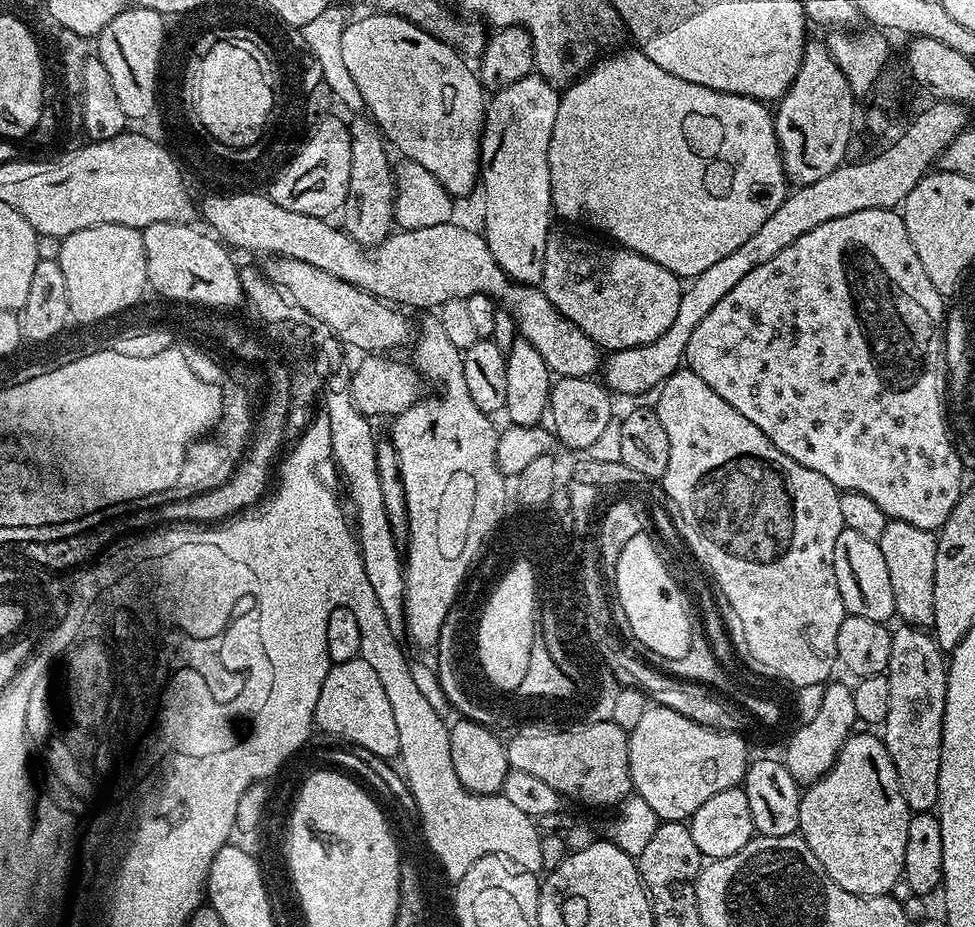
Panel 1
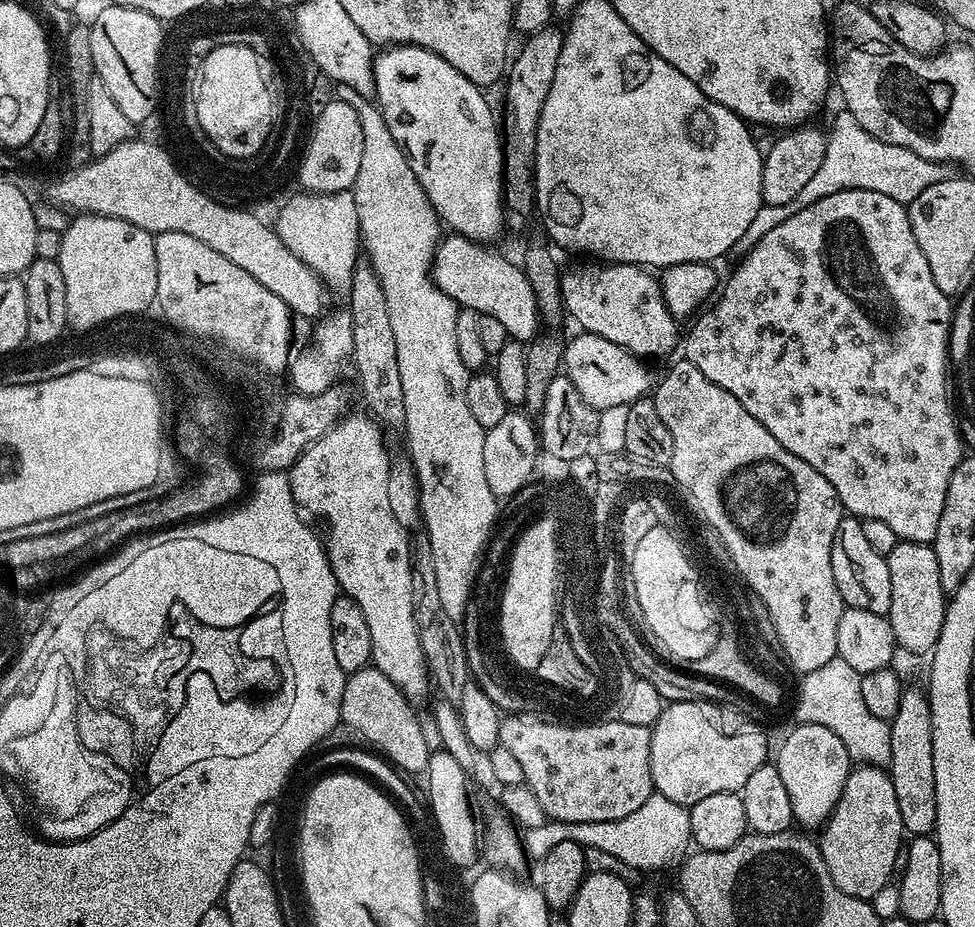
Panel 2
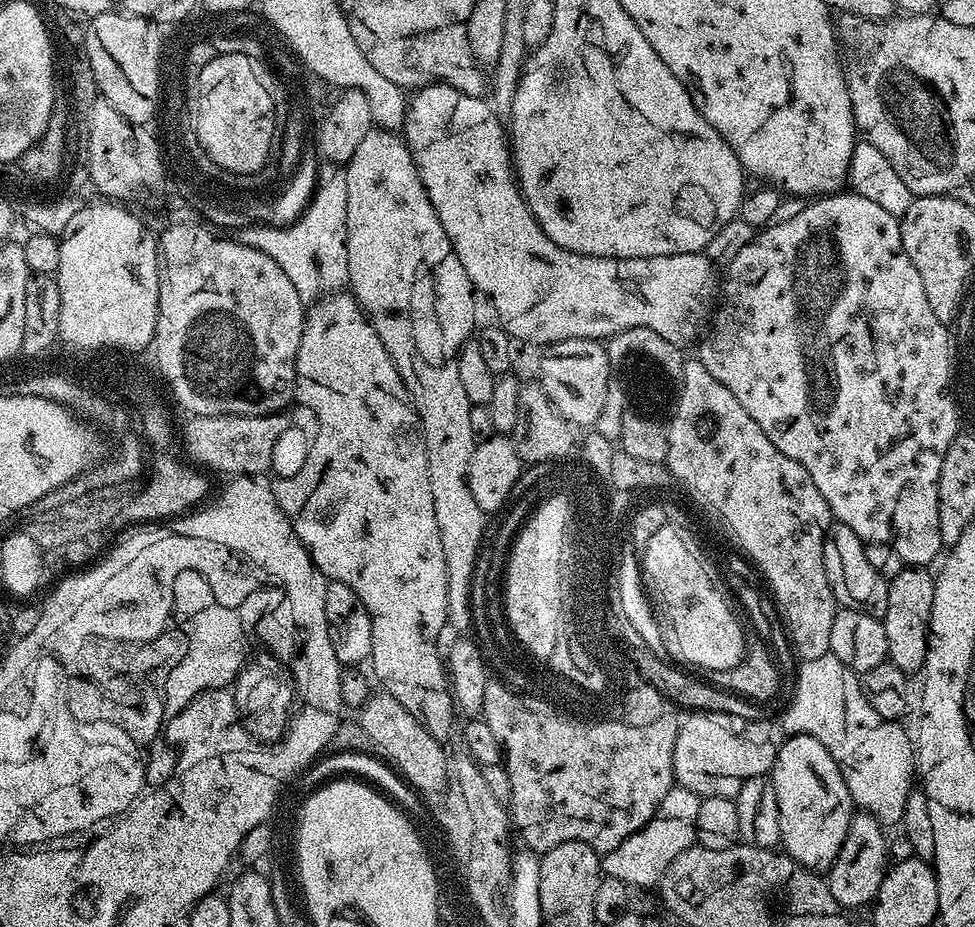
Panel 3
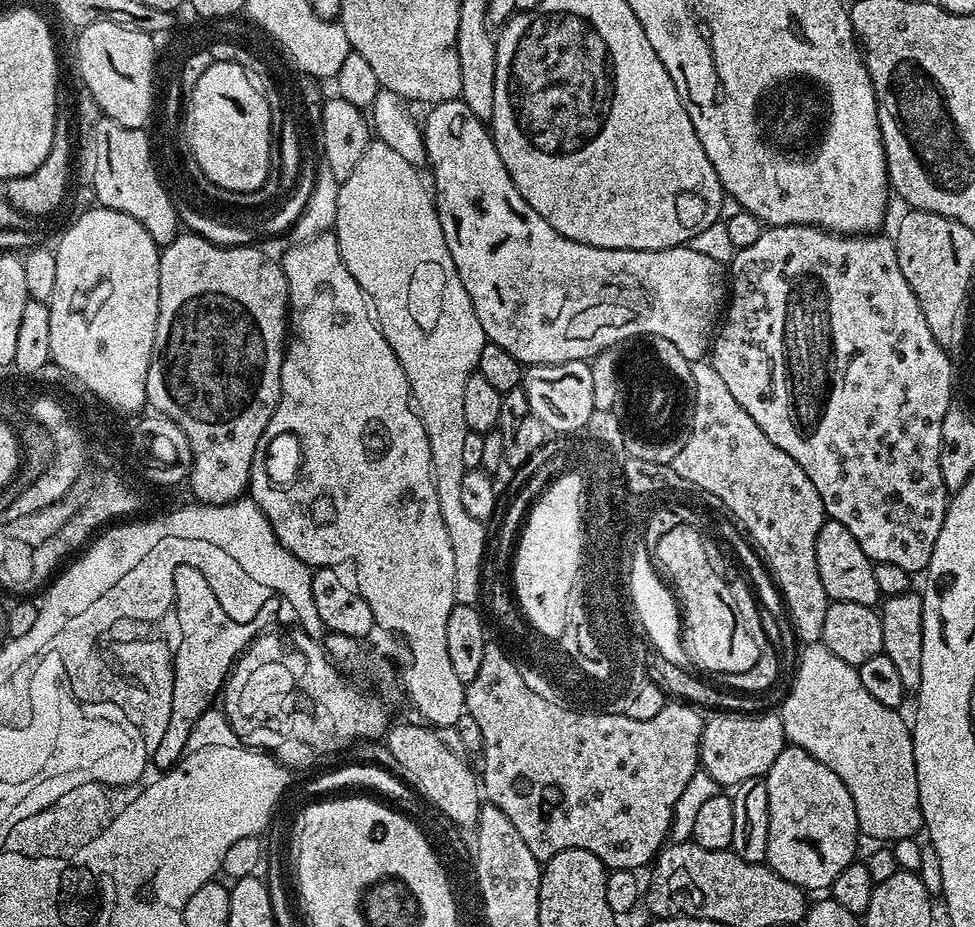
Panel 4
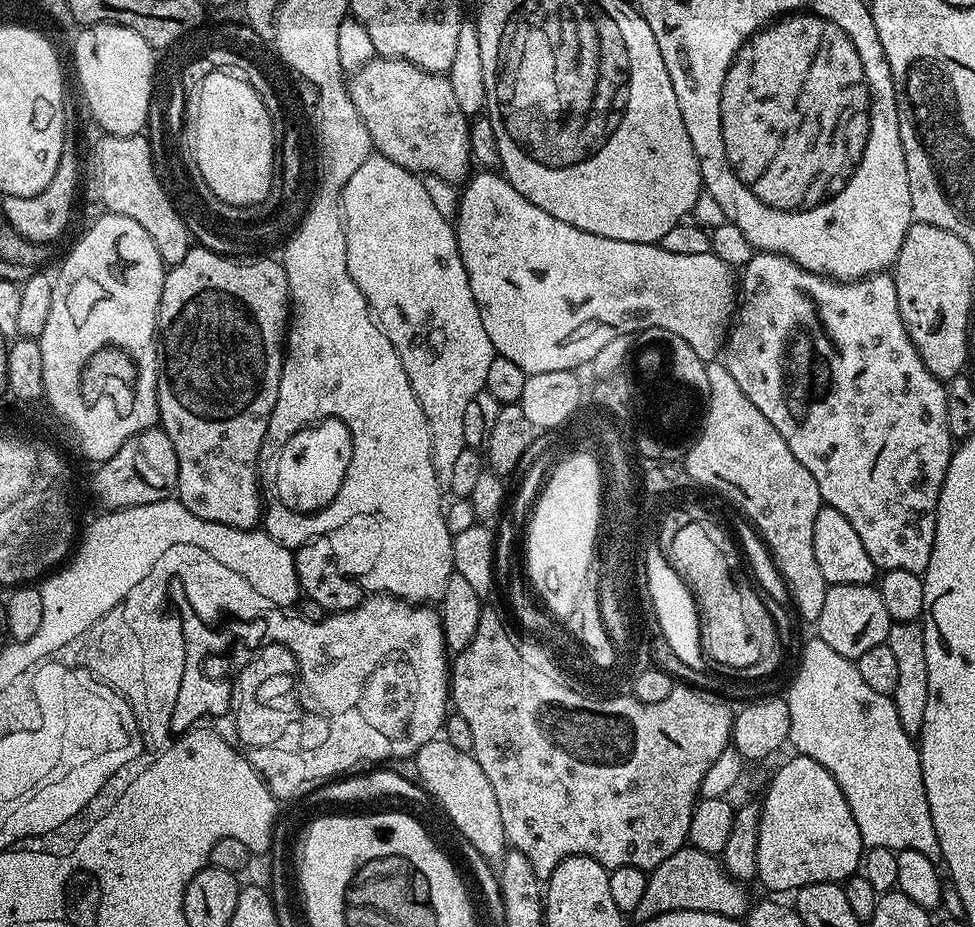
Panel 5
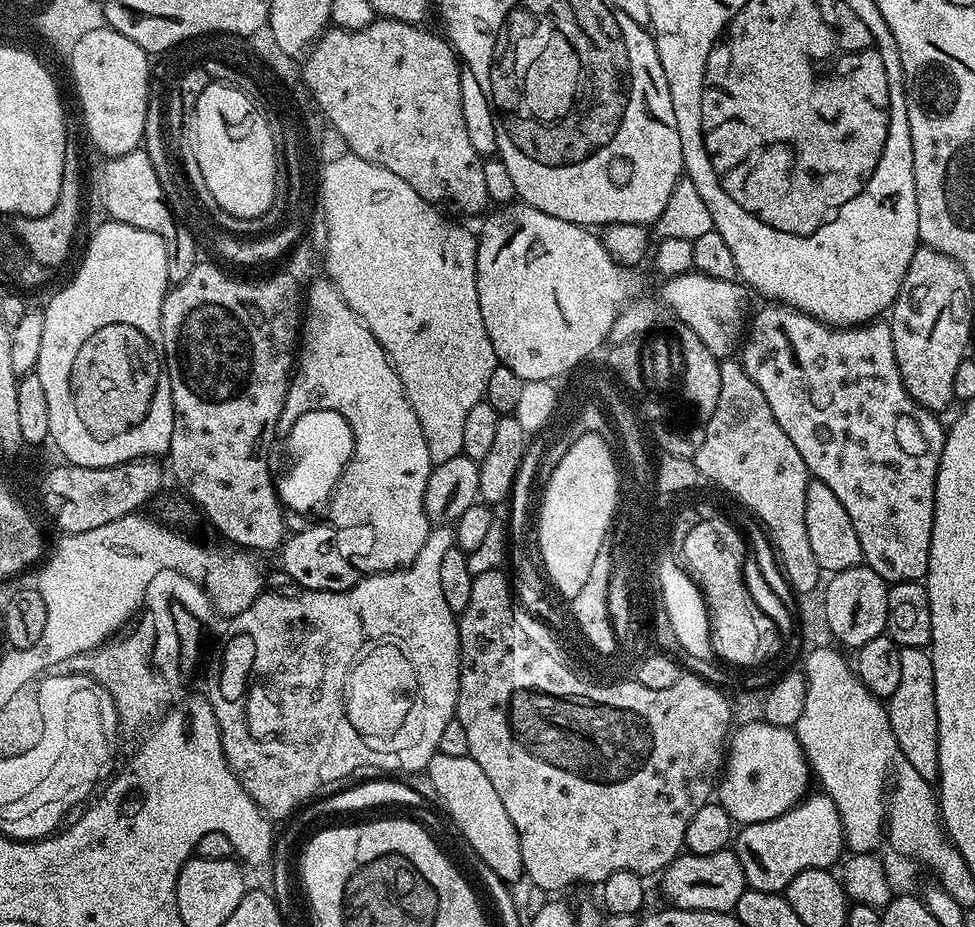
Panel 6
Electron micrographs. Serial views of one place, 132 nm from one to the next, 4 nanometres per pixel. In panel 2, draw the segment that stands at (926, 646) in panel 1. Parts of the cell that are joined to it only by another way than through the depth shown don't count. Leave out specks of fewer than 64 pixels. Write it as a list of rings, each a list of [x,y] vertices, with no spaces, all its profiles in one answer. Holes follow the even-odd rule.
[[[912,686],[905,687],[898,714],[894,714],[890,723],[890,758],[886,771],[894,782],[902,826],[909,837],[932,836],[936,831],[938,798],[934,794],[934,748],[927,695],[921,689],[919,692]]]

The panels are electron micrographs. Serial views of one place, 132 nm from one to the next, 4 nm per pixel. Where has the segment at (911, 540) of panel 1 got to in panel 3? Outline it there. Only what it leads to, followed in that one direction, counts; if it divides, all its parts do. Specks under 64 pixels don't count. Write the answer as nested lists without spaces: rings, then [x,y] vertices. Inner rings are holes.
[[[905,566],[901,572],[888,580],[886,614],[883,616],[888,647],[887,663],[898,666],[906,674],[923,673],[926,654],[928,653],[928,623],[934,606],[933,573],[924,566]]]

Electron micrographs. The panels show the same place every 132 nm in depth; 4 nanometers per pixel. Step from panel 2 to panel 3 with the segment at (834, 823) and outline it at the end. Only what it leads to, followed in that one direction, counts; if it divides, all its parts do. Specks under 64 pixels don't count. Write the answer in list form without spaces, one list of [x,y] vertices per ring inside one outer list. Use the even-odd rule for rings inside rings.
[[[857,811],[850,822],[850,830],[846,830],[846,842],[842,842],[842,850],[838,850],[838,858],[834,858],[831,868],[826,873],[828,889],[834,894],[834,902],[838,902],[845,910],[871,905],[875,901],[878,890],[882,886],[884,873],[890,867],[889,837],[884,836],[885,825],[875,820],[869,812]]]

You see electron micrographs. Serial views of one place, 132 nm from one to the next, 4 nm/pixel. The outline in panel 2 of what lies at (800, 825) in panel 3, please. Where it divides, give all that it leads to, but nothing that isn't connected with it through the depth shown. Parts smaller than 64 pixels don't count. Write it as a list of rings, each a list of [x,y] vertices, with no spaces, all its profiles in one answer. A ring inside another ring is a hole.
[[[797,723],[795,727],[781,742],[780,753],[774,756],[774,763],[778,774],[782,774],[786,794],[790,797],[793,821],[801,824],[801,829],[816,830],[826,823],[834,810],[854,762],[848,757],[846,746],[842,746],[842,738],[838,738],[834,730],[826,730],[826,726],[817,724]]]

